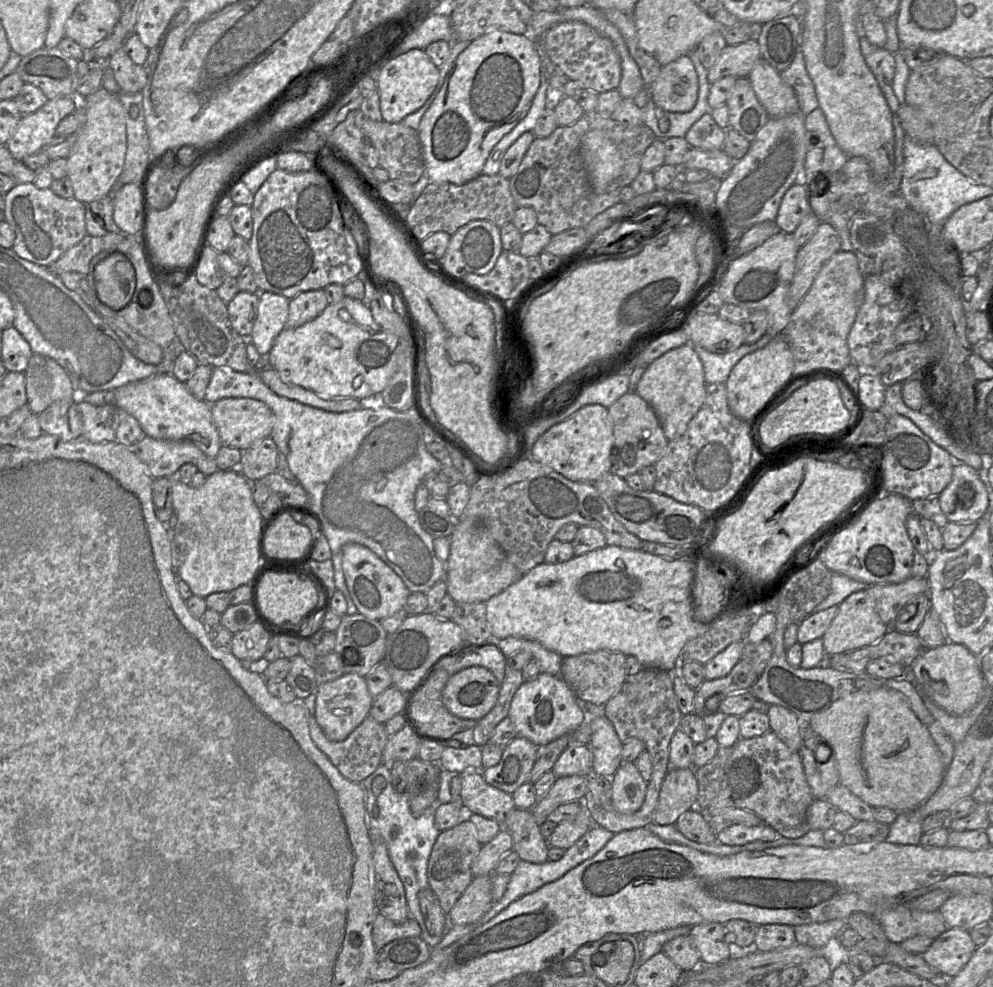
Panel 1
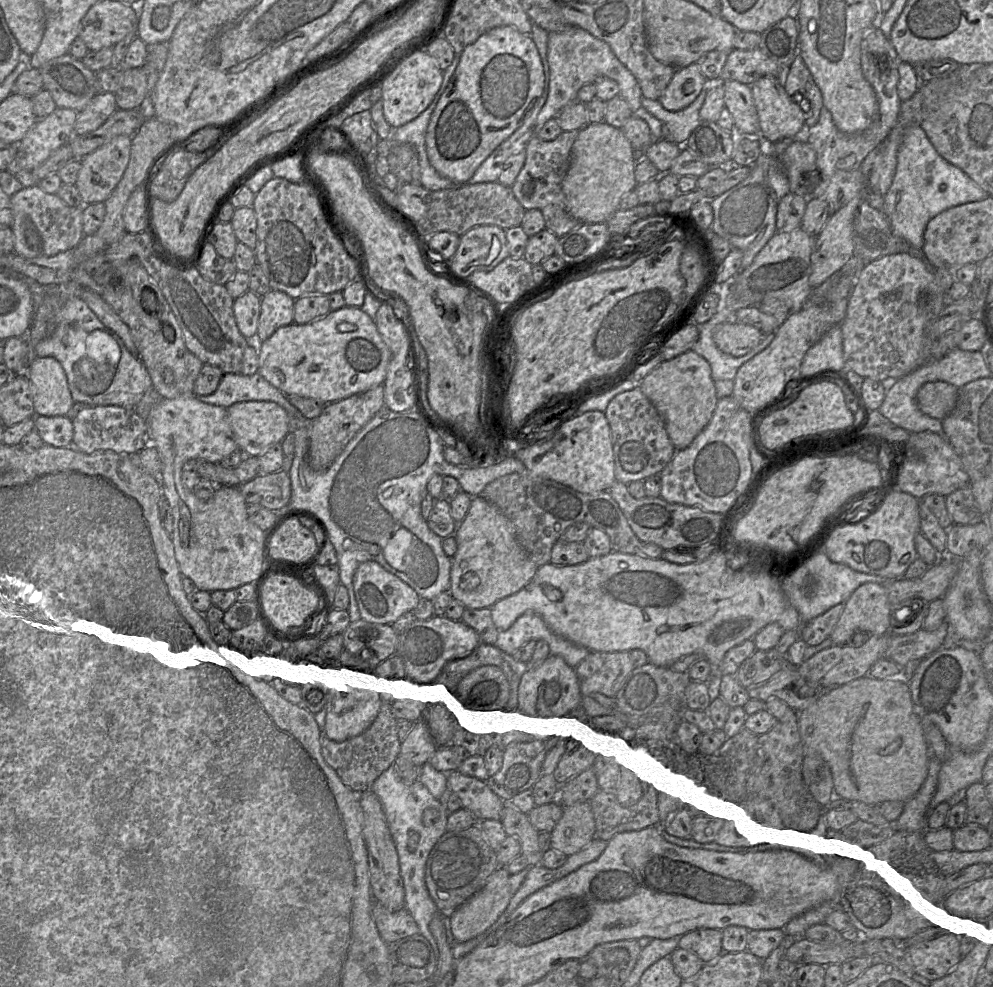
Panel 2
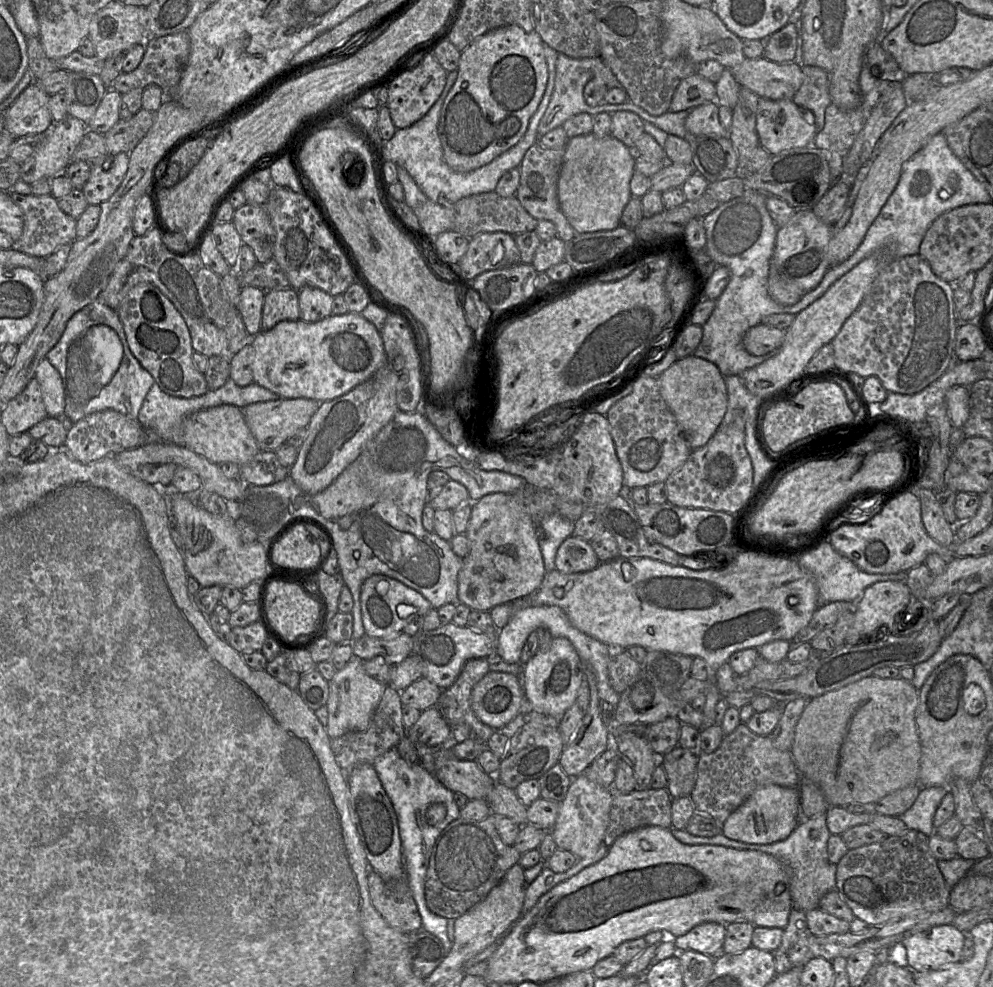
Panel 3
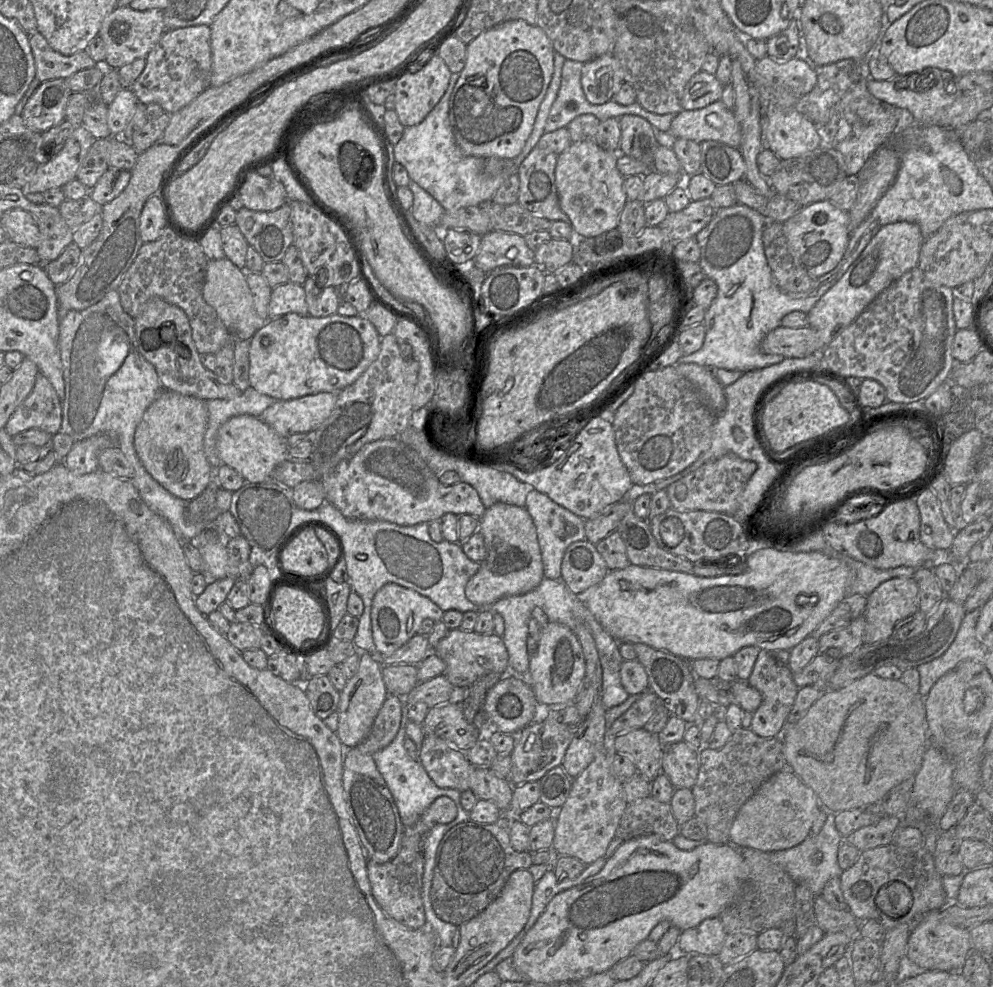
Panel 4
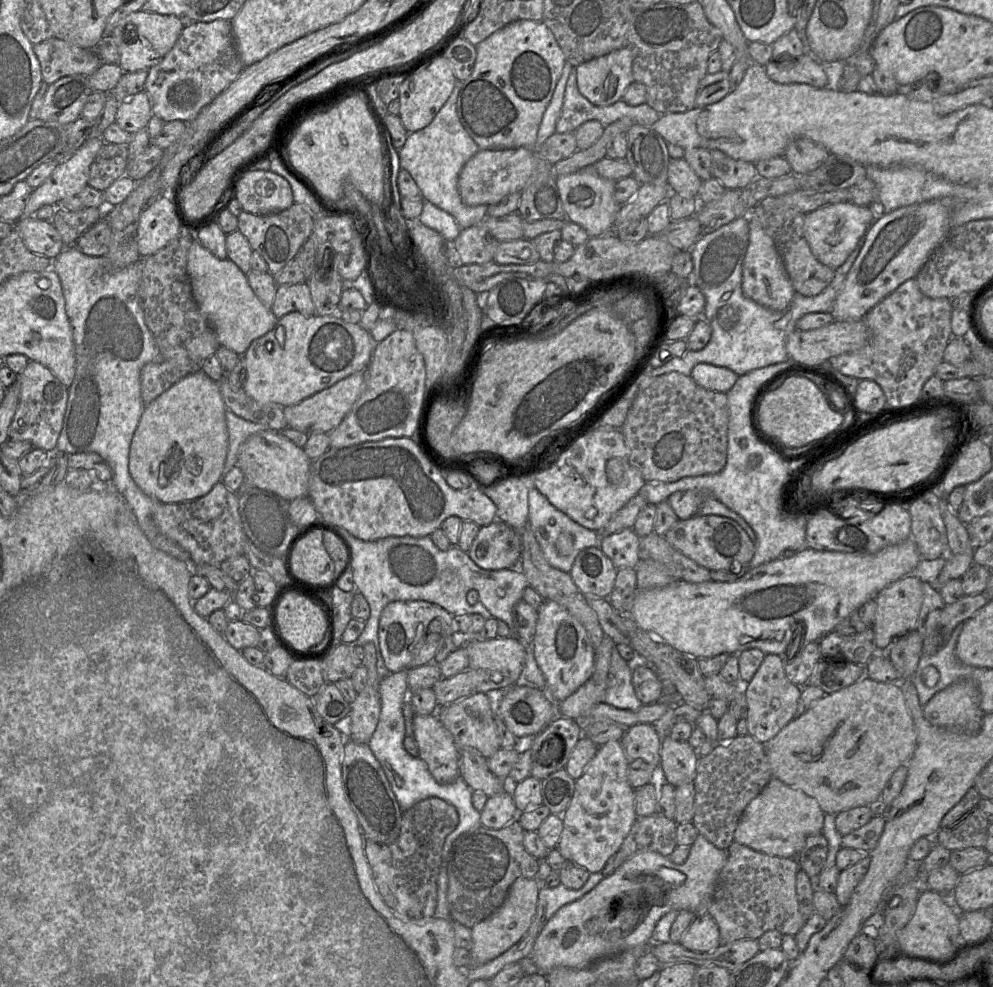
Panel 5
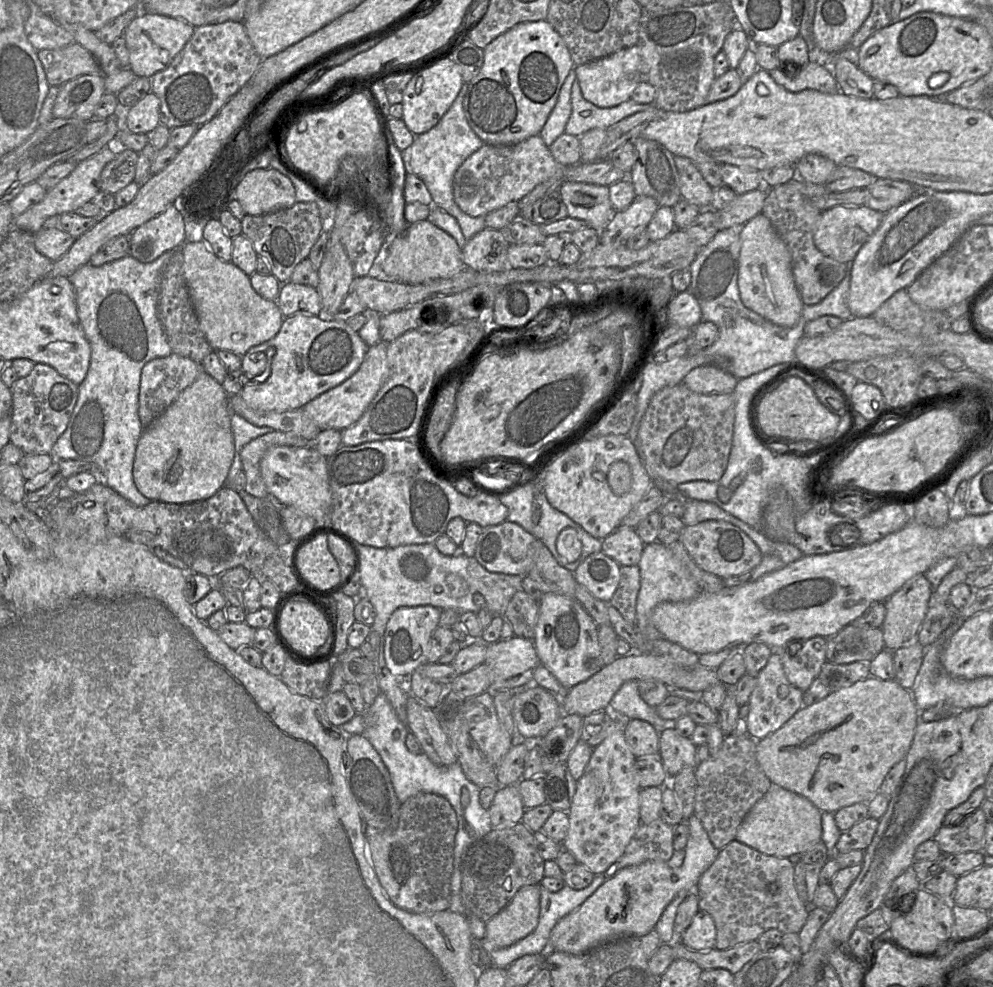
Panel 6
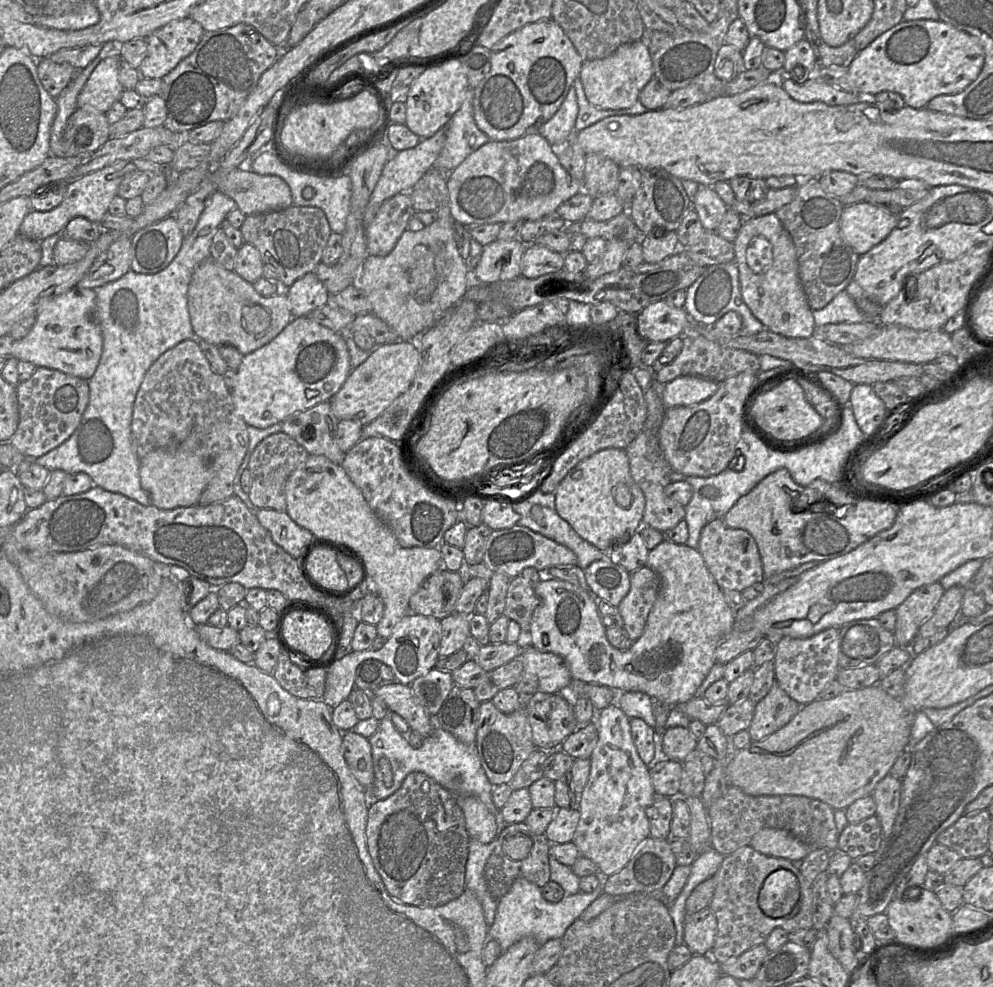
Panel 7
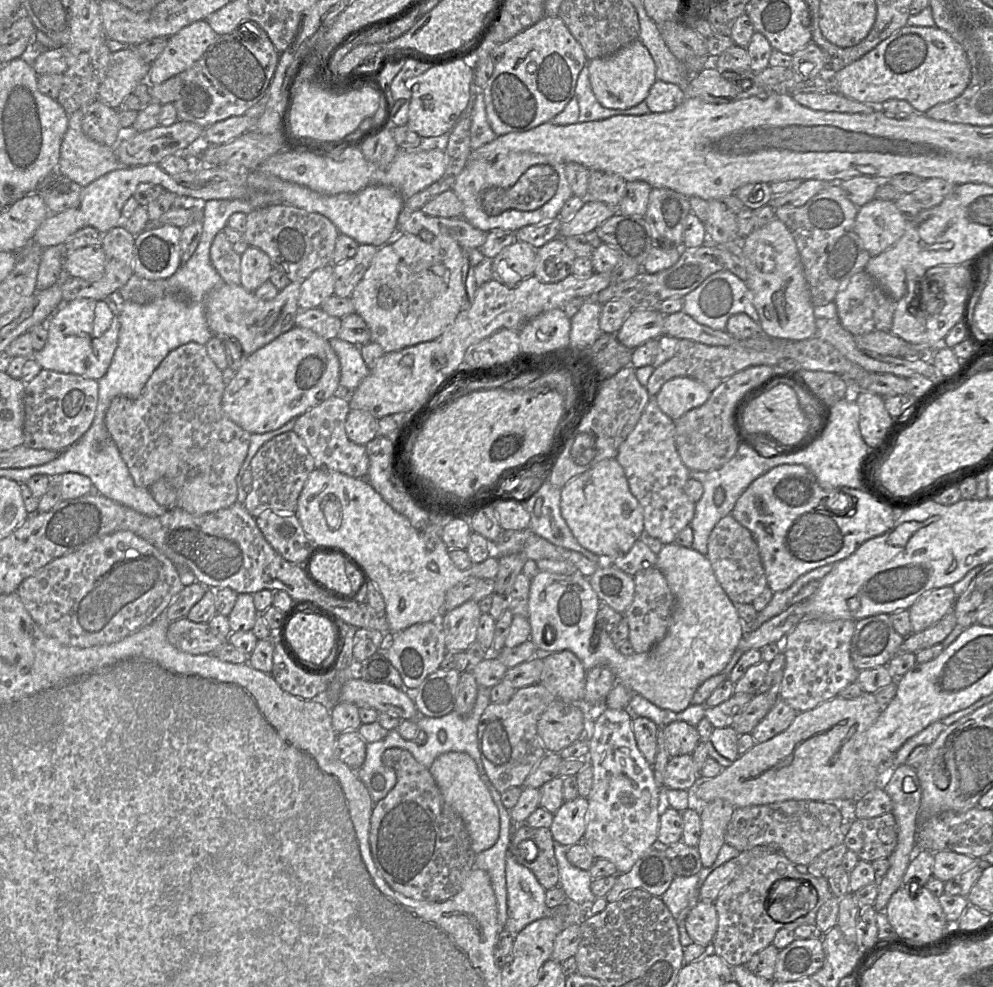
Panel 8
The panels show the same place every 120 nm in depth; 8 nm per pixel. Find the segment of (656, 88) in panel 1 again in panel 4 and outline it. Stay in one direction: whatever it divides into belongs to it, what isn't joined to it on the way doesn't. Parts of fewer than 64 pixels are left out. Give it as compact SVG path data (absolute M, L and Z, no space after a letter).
M700 71L695 74L684 88L682 108L684 110L701 109L721 99L724 85L716 75Z

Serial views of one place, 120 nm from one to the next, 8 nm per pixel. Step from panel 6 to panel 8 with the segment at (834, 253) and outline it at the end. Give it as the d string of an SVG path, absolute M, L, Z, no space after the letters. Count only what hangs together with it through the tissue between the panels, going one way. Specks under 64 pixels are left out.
M873 199L858 208L855 219L855 231L871 257L892 247L905 233L906 225L891 200Z

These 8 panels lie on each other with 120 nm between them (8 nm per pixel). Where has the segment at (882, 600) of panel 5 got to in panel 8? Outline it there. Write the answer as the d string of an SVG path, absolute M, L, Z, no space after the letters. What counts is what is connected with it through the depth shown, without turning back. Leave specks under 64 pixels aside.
M951 586L930 590L908 609L912 633L920 632L940 621L953 610L957 596Z

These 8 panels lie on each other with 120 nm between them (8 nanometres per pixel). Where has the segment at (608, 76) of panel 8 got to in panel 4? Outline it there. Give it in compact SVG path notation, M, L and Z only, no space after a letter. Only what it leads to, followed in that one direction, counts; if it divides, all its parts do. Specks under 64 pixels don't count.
M613 54L599 56L583 65L581 85L591 104L601 105L608 102L623 83L623 70Z

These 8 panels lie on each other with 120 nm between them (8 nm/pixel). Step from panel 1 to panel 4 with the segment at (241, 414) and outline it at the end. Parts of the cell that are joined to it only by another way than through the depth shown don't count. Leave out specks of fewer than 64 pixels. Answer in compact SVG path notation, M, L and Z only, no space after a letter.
M323 392L291 400L276 400L260 418L280 437L287 439L297 433L310 433L331 414L337 393Z

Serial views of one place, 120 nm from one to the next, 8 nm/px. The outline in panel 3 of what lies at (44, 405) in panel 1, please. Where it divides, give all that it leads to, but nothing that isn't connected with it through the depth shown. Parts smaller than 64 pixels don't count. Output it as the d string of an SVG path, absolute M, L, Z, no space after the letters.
M43 358L36 368L34 378L41 388L47 417L57 419L64 417L65 396L59 372L46 358Z

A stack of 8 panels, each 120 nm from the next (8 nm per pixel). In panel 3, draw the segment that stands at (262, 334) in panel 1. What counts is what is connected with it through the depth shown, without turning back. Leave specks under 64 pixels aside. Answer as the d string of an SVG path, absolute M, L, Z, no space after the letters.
M292 287L266 290L261 330L272 329L284 320L300 319L299 292Z

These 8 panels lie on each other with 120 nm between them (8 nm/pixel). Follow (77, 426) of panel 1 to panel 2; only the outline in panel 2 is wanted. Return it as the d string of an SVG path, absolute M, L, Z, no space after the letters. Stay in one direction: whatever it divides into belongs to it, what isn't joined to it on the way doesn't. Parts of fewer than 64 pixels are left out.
M34 416L34 428L47 445L70 447L74 435L73 422L66 416Z

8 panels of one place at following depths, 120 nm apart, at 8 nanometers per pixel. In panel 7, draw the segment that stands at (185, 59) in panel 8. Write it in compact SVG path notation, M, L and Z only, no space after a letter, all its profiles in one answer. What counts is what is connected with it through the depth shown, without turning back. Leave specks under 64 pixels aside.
M190 17L172 20L147 38L147 54L137 68L141 77L162 79L197 47L204 29Z

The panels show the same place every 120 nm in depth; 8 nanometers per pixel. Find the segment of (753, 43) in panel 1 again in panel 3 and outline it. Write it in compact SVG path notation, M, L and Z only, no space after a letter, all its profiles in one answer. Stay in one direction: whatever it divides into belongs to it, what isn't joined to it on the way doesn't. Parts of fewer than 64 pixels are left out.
M765 56L746 58L740 65L729 69L742 87L771 100L792 99L804 80L798 64L776 63Z

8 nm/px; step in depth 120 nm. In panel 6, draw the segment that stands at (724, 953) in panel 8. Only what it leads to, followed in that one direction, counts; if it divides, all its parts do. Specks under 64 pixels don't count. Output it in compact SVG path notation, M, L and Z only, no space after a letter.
M736 839L721 849L696 885L699 910L708 912L716 926L715 948L726 950L755 941L769 929L799 934L809 906L798 895L794 874L794 864L788 858L766 855Z

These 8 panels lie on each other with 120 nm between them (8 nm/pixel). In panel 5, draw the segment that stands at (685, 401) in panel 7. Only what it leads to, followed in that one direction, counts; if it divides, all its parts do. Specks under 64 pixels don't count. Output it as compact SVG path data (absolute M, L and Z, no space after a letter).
M708 363L696 364L690 376L699 386L720 393L728 392L738 378L732 370Z

